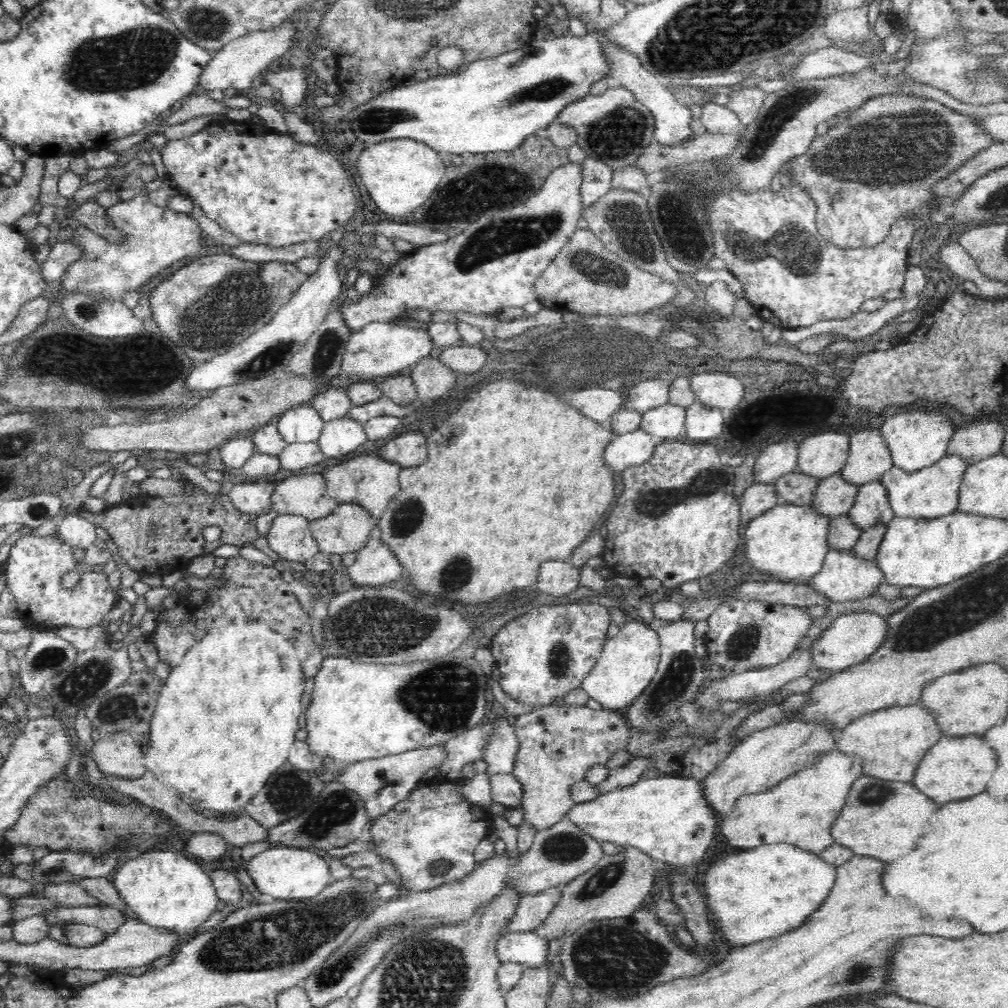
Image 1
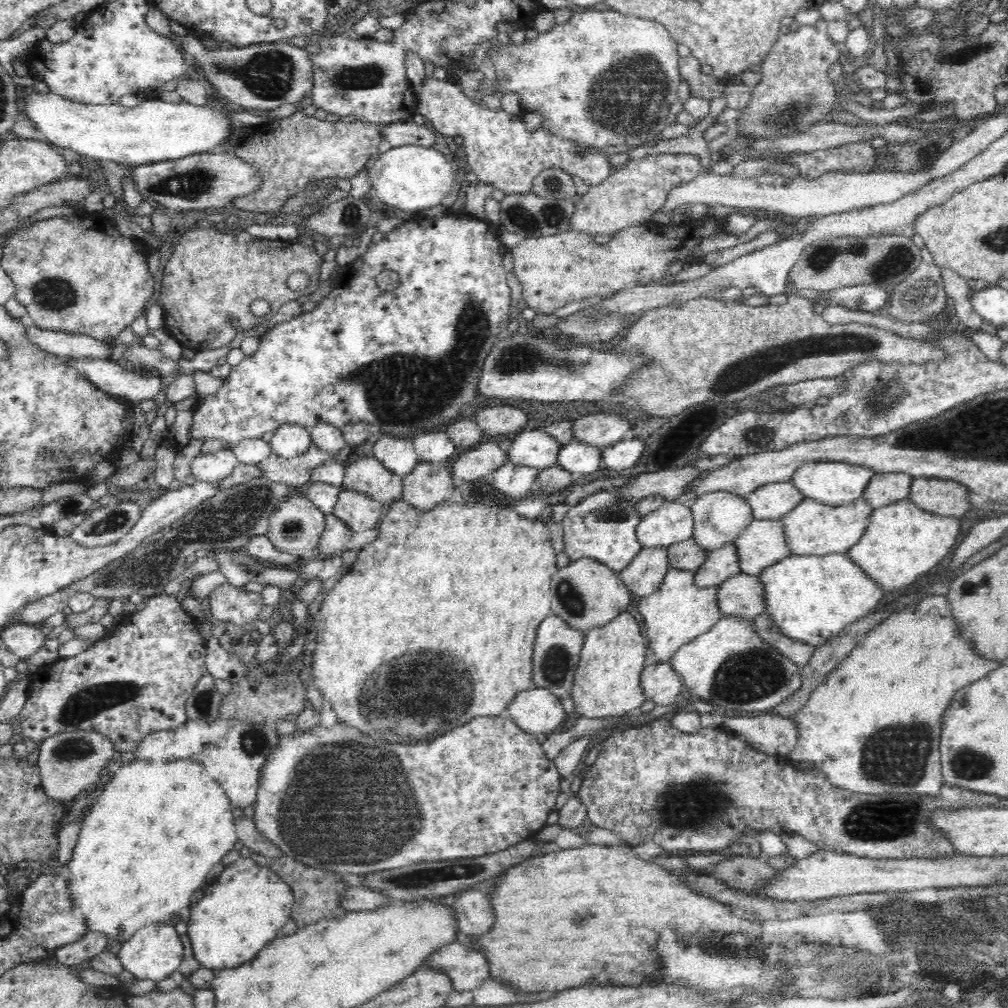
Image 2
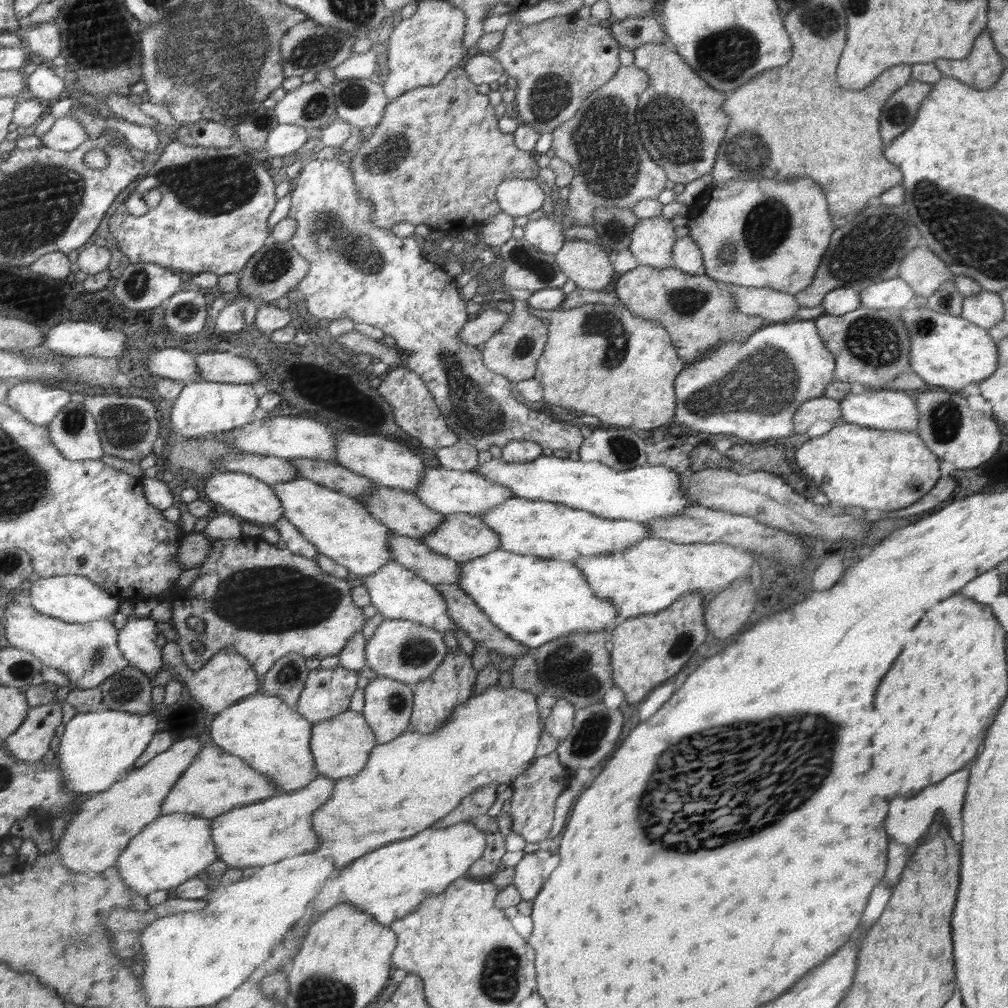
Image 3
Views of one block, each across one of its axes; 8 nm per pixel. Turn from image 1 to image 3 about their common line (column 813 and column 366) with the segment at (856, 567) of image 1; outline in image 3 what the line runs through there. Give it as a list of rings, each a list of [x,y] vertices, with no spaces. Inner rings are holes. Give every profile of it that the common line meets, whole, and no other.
[[[391,561],[374,575],[364,576],[358,582],[368,589],[371,604],[386,619],[406,619],[428,625],[430,628],[439,629],[440,632],[458,632],[459,626],[446,613],[446,600],[440,591],[425,581],[411,569]]]

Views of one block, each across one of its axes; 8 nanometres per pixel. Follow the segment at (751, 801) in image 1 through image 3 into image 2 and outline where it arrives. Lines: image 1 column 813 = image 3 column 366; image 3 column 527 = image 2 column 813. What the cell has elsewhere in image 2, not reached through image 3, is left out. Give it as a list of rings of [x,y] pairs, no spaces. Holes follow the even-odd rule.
[[[933,595],[930,598],[924,598],[914,606],[908,606],[896,614],[890,615],[890,618],[882,621],[876,628],[873,628],[858,644],[852,652],[832,671],[828,673],[826,680],[818,685],[818,688],[812,692],[805,702],[790,718],[795,724],[797,734],[796,746],[787,754],[786,759],[791,763],[793,768],[797,770],[812,770],[817,768],[825,775],[825,778],[838,788],[848,790],[849,792],[857,792],[864,795],[919,795],[919,796],[939,796],[939,790],[943,786],[941,780],[941,758],[938,754],[938,740],[936,740],[936,732],[940,732],[940,728],[936,728],[936,724],[940,724],[940,716],[942,712],[946,712],[948,704],[952,702],[954,694],[988,676],[1000,663],[995,660],[987,660],[981,658],[975,648],[972,647],[971,640],[967,640],[957,626],[955,620],[952,620],[951,608],[948,607],[947,597],[944,595]]]

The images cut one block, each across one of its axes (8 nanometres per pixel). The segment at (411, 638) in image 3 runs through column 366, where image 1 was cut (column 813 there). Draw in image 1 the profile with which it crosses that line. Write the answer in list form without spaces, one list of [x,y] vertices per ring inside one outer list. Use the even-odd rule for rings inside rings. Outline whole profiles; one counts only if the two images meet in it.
[[[850,613],[839,616],[813,642],[810,649],[811,665],[816,666],[823,676],[826,672],[837,673],[863,663],[867,656],[874,654],[884,644],[888,630],[890,630],[890,625],[886,617],[876,613]]]

